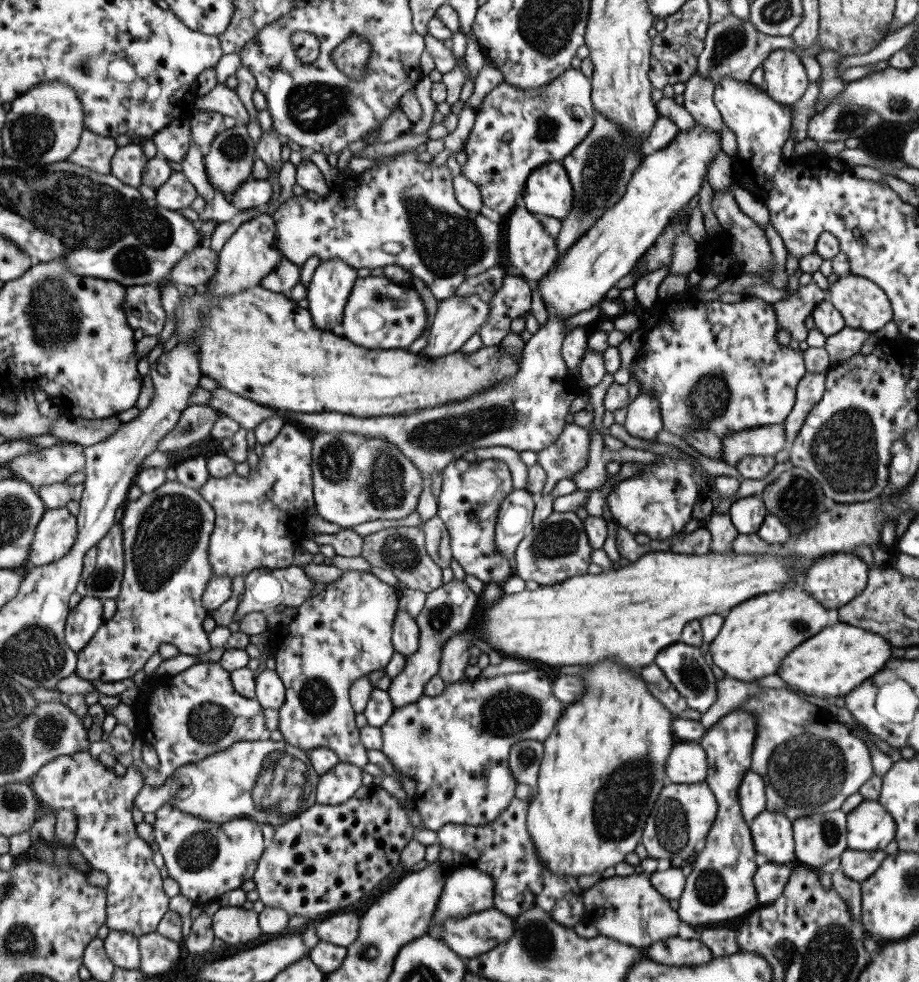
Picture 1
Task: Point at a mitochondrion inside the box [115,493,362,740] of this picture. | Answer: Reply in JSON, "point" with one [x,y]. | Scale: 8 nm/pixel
{"point":[316,697]}

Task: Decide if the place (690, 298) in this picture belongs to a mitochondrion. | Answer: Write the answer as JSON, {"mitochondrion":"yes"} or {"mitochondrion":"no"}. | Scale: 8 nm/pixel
{"mitochondrion":"no"}

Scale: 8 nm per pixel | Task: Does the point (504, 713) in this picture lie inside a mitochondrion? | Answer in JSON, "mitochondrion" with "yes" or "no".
{"mitochondrion":"yes"}

